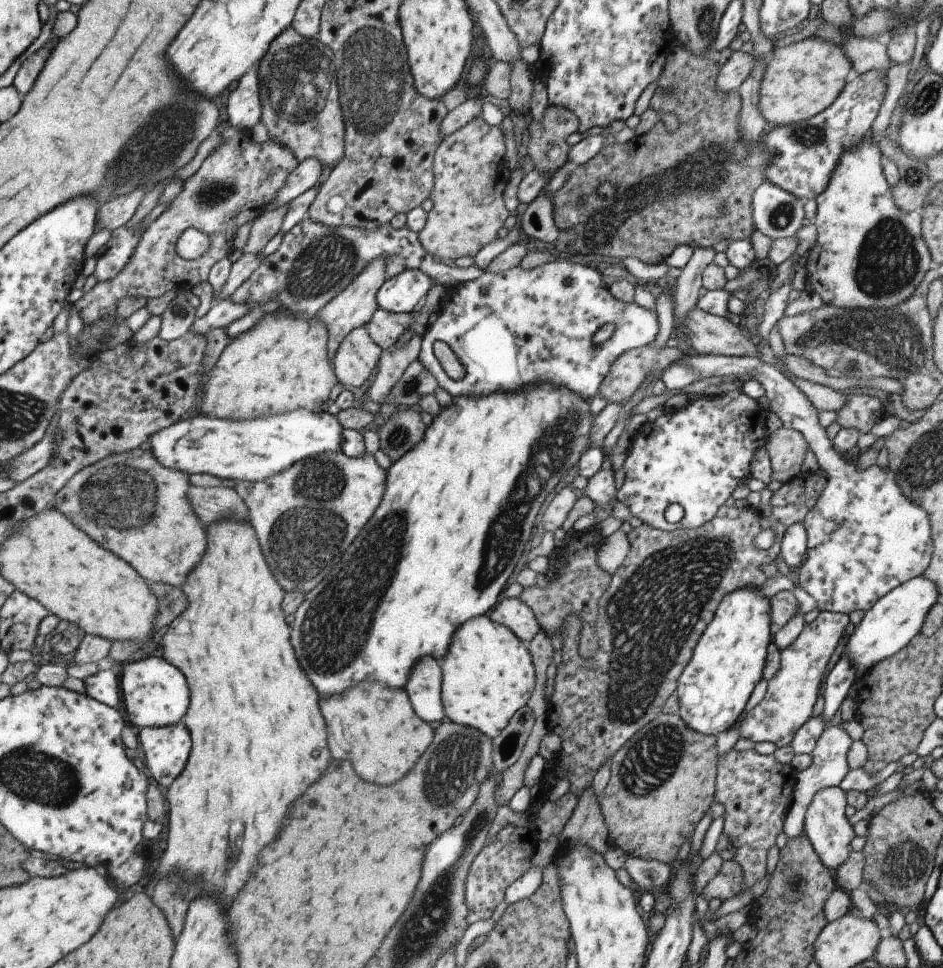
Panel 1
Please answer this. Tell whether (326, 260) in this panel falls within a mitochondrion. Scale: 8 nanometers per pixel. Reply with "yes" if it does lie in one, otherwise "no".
yes

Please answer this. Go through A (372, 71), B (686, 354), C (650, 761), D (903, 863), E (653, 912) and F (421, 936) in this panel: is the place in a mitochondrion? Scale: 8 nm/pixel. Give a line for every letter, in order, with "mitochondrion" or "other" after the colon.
A: mitochondrion
B: other
C: mitochondrion
D: mitochondrion
E: other
F: mitochondrion

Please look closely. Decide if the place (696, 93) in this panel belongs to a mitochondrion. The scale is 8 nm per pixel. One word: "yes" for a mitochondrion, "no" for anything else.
no

